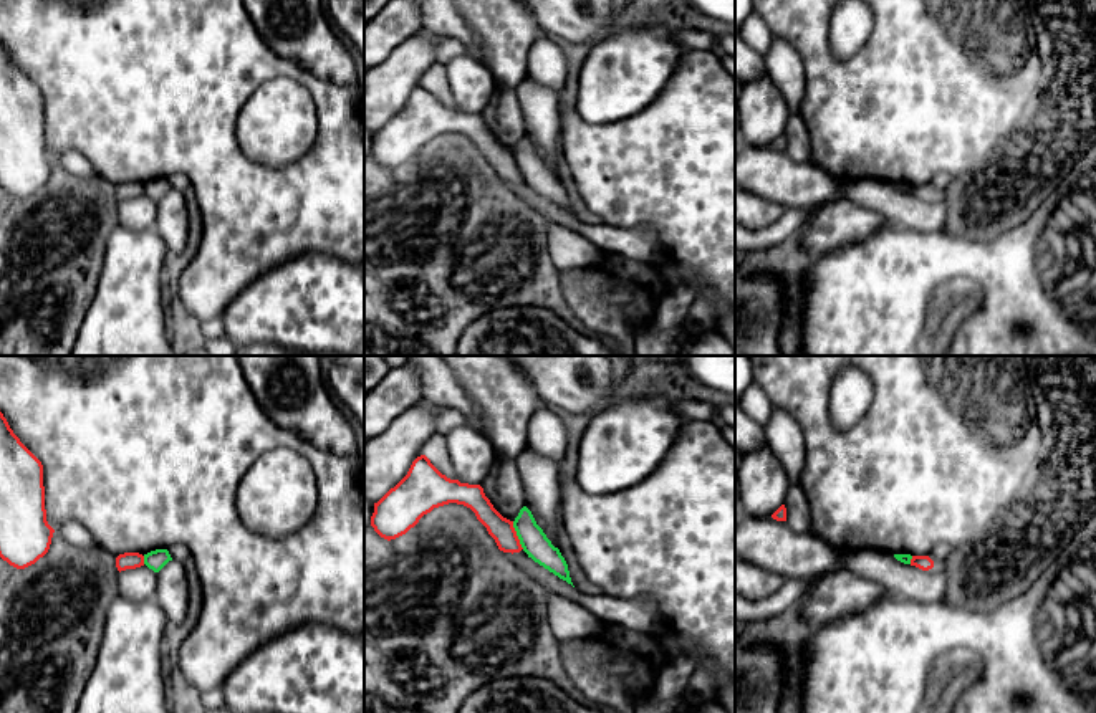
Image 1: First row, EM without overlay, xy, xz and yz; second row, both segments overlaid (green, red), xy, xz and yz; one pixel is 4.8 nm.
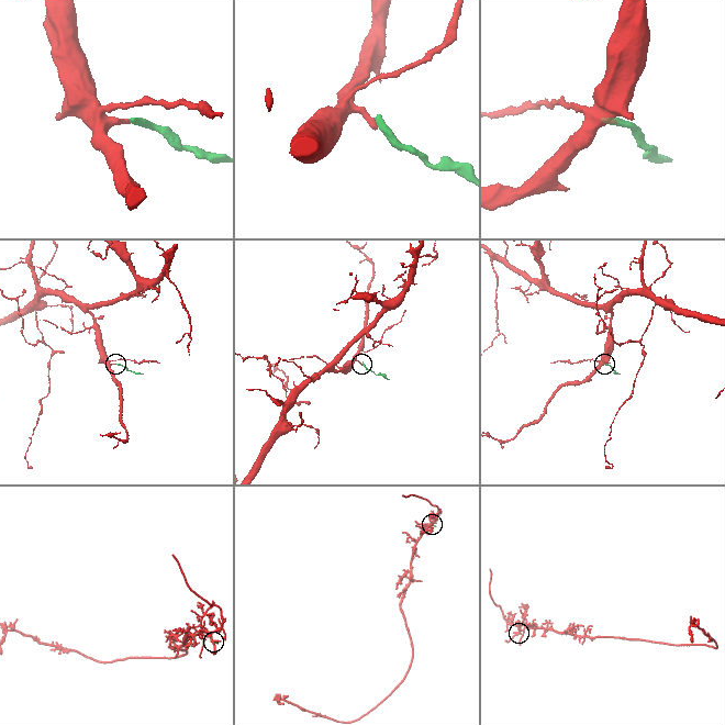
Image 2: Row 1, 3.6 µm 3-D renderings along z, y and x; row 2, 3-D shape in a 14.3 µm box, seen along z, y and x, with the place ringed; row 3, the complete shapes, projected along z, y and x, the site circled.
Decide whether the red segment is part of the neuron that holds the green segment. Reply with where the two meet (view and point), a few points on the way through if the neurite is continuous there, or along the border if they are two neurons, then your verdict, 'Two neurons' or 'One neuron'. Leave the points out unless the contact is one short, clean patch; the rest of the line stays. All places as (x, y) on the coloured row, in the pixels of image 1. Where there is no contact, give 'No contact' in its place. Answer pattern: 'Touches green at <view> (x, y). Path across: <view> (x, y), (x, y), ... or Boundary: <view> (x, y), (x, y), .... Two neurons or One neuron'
Touches green at xz (517, 535). Boundary: xz (512, 521), (519, 543), (523, 548). Two neurons

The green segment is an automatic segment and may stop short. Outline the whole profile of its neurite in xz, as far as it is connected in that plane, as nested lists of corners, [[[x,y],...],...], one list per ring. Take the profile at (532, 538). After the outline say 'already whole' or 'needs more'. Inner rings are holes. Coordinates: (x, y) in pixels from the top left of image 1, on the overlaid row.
[[[526,506],[520,510],[513,521],[513,528],[528,557],[573,586],[565,557],[536,524],[531,511]]] | already whole

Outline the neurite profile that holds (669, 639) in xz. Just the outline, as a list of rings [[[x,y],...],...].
[[[666,630],[659,637],[667,652],[669,662],[672,662],[682,655],[682,648],[680,648],[680,642],[677,639],[677,634]]]

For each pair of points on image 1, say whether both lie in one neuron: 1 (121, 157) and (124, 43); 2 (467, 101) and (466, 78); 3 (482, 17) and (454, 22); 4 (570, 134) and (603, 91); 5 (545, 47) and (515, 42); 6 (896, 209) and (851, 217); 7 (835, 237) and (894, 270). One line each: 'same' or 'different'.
1: same
2: same
3: different
4: different
5: different
6: different
7: different

